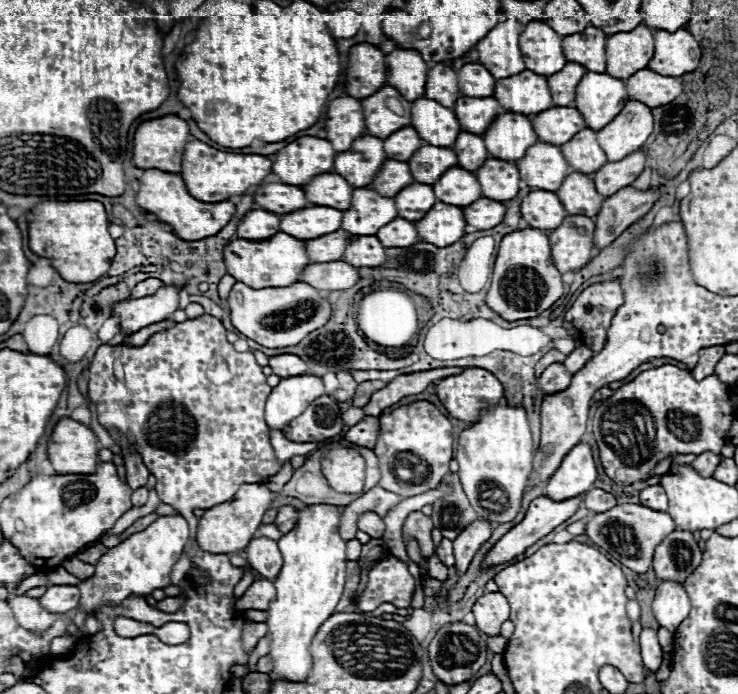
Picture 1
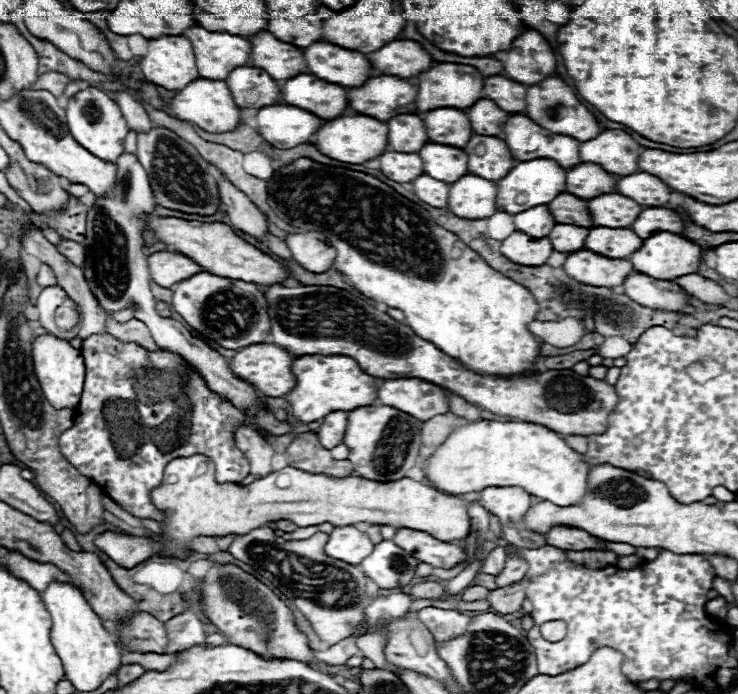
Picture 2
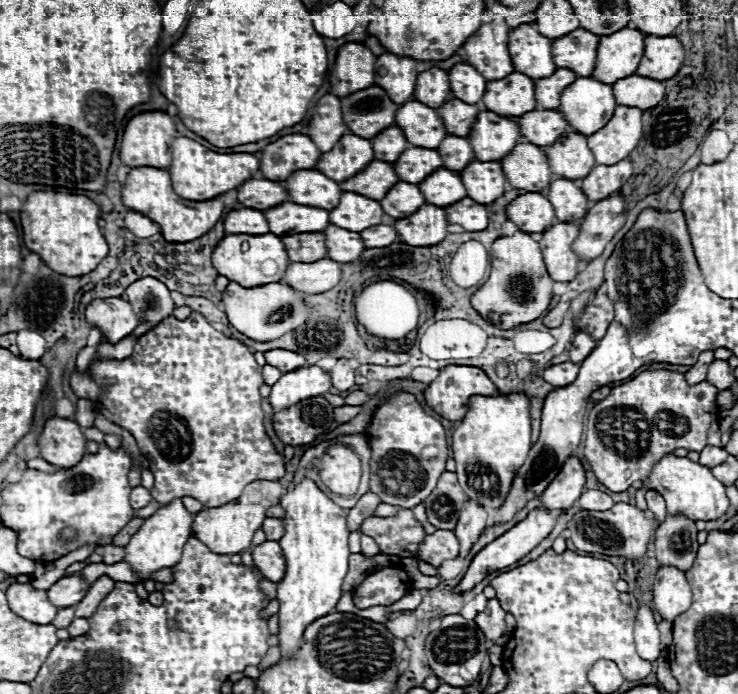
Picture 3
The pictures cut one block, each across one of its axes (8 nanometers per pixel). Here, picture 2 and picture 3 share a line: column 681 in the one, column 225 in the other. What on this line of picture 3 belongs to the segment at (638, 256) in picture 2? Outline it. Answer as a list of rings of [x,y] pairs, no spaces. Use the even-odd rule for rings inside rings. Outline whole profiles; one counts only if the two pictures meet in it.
[[[228,234],[216,244],[212,252],[212,266],[216,268],[216,272],[226,276],[228,280],[244,284],[244,288],[252,288],[252,284],[270,284],[272,280],[280,282],[280,276],[284,276],[284,268],[288,264],[290,260],[286,256],[284,244],[276,234],[264,234],[264,236]]]

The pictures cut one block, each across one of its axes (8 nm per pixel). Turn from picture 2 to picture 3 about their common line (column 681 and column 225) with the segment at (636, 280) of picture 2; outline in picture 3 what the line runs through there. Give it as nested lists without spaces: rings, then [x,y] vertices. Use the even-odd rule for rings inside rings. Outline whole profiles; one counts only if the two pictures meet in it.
[[[230,282],[222,292],[222,304],[226,308],[230,324],[244,336],[260,342],[274,340],[276,336],[282,336],[284,332],[290,332],[292,328],[298,328],[308,320],[308,306],[304,304],[304,294],[280,282],[270,282],[254,288],[242,288],[240,284]]]

